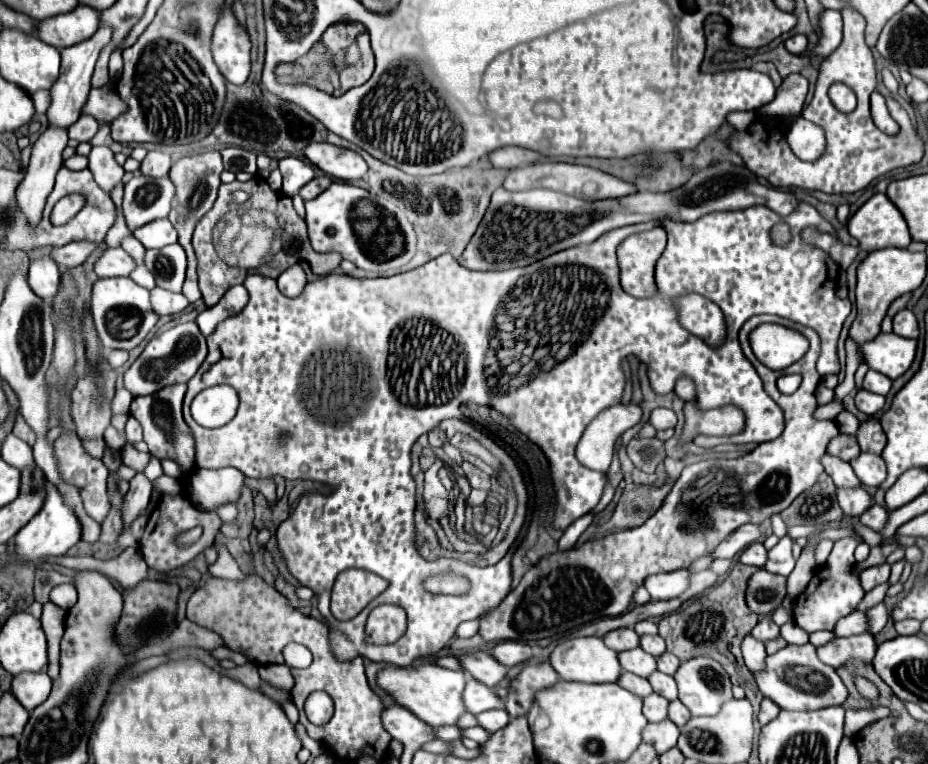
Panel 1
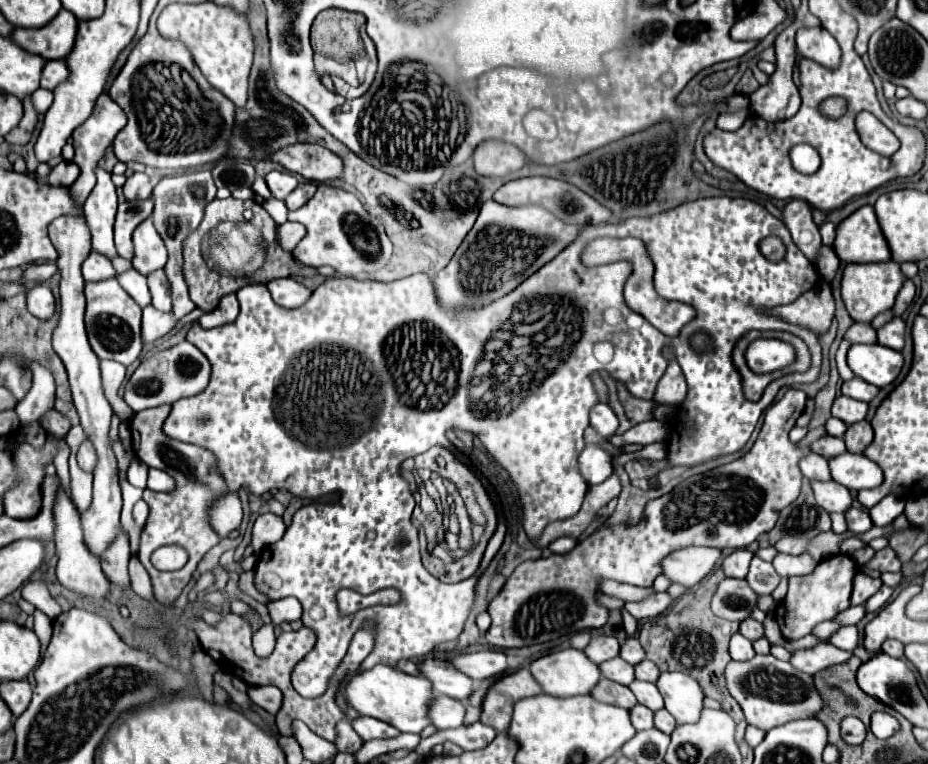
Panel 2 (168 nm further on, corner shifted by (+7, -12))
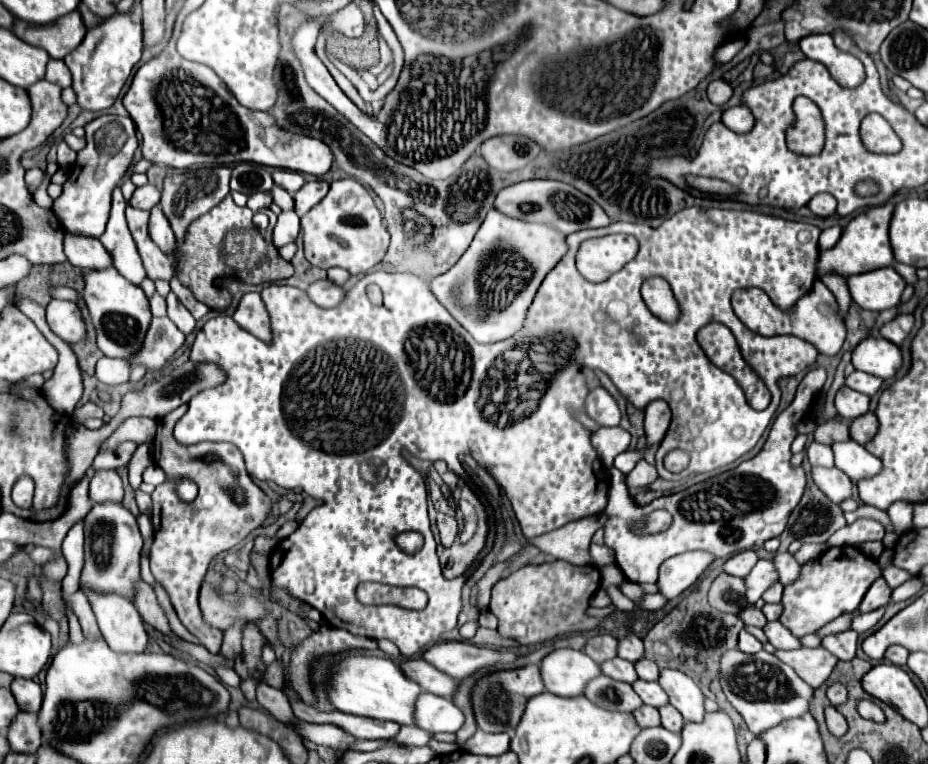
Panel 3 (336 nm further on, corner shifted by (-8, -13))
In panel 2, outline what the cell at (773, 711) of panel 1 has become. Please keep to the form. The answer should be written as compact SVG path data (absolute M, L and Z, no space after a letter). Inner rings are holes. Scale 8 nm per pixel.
M747 727L747 731L745 731L745 741L751 745L751 747L757 747L759 745L759 741L765 737L765 731L763 729L757 729L757 727Z

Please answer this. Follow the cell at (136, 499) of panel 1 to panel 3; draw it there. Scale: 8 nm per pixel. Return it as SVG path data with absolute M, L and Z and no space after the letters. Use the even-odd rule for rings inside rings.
M140 580L140 584L138 584L138 592L136 592L134 606L136 606L136 610L142 616L142 620L148 626L152 626L154 630L158 630L162 636L170 636L170 638L174 636L174 632L170 630L168 618L166 618L164 610L160 608L160 604L156 600L156 594L154 594L152 586L148 586L144 580Z

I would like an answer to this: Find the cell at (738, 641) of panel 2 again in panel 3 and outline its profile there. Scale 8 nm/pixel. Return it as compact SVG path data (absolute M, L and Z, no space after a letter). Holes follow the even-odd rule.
M740 630L740 634L738 634L738 648L742 652L746 652L746 654L756 654L756 652L762 650L762 644L752 634L748 634L746 630Z

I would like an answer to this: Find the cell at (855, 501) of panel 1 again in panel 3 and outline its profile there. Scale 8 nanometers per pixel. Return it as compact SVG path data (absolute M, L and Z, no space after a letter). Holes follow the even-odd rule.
M812 466L810 472L814 484L836 504L840 504L844 498L852 496L852 482L850 478L838 470L838 468L822 468L822 466Z

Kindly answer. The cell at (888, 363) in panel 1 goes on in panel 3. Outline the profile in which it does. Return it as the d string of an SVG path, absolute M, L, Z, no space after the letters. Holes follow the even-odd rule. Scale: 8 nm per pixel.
M868 336L852 350L852 364L856 370L872 376L892 378L902 366L902 354L896 344Z

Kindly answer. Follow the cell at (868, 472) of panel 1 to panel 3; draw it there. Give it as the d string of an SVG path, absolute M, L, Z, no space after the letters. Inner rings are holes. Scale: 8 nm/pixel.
M852 438L848 442L834 442L832 452L834 452L834 466L846 472L852 482L860 478L870 478L872 474L880 472L882 462Z

